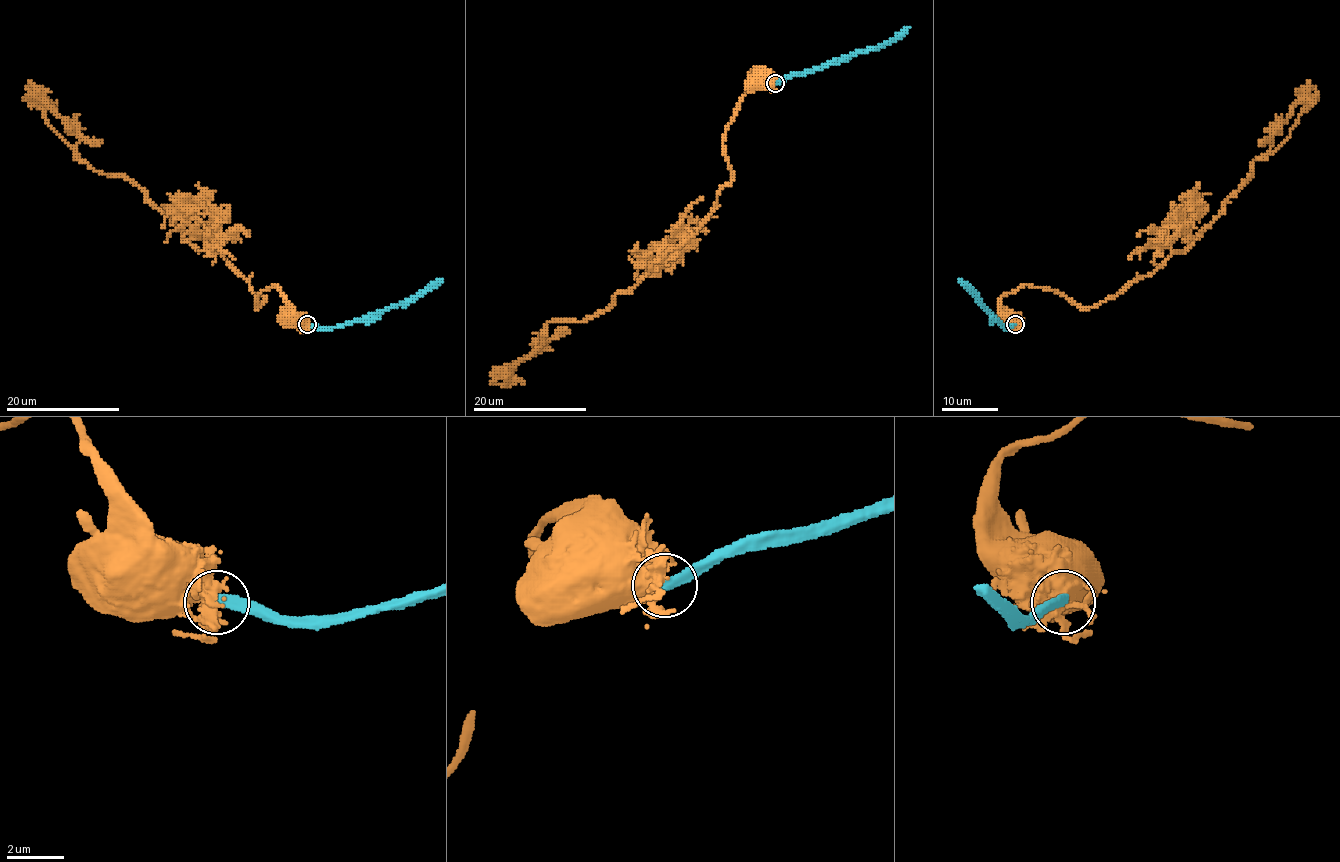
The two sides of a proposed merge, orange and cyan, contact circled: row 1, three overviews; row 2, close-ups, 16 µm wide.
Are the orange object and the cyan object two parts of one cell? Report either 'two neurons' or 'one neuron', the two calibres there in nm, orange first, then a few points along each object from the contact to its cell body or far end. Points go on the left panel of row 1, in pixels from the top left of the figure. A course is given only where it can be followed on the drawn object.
two neurons; 400 nm thick on the orange side, 320 nm on the other; orange runs (307, 325), (294, 315), (291, 316); cyan runs (307, 325), (331, 328), (372, 318), (382, 311), (413, 301), (441, 279)

